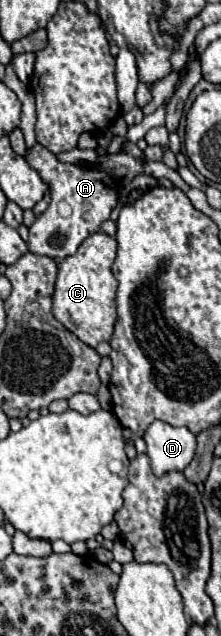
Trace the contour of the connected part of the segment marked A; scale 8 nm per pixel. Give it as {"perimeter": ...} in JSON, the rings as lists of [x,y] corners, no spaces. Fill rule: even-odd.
{"perimeter":[[[37,144],[27,156],[27,162],[39,172],[41,178],[51,186],[51,202],[47,210],[33,222],[29,228],[29,250],[41,256],[51,258],[65,258],[77,252],[79,244],[93,232],[101,228],[105,220],[109,220],[111,210],[117,206],[117,188],[109,174],[89,168],[89,166],[75,166],[63,164],[55,158],[53,152],[45,150],[45,146]],[[59,202],[67,202],[73,210],[71,216],[63,218],[59,214]]]}

